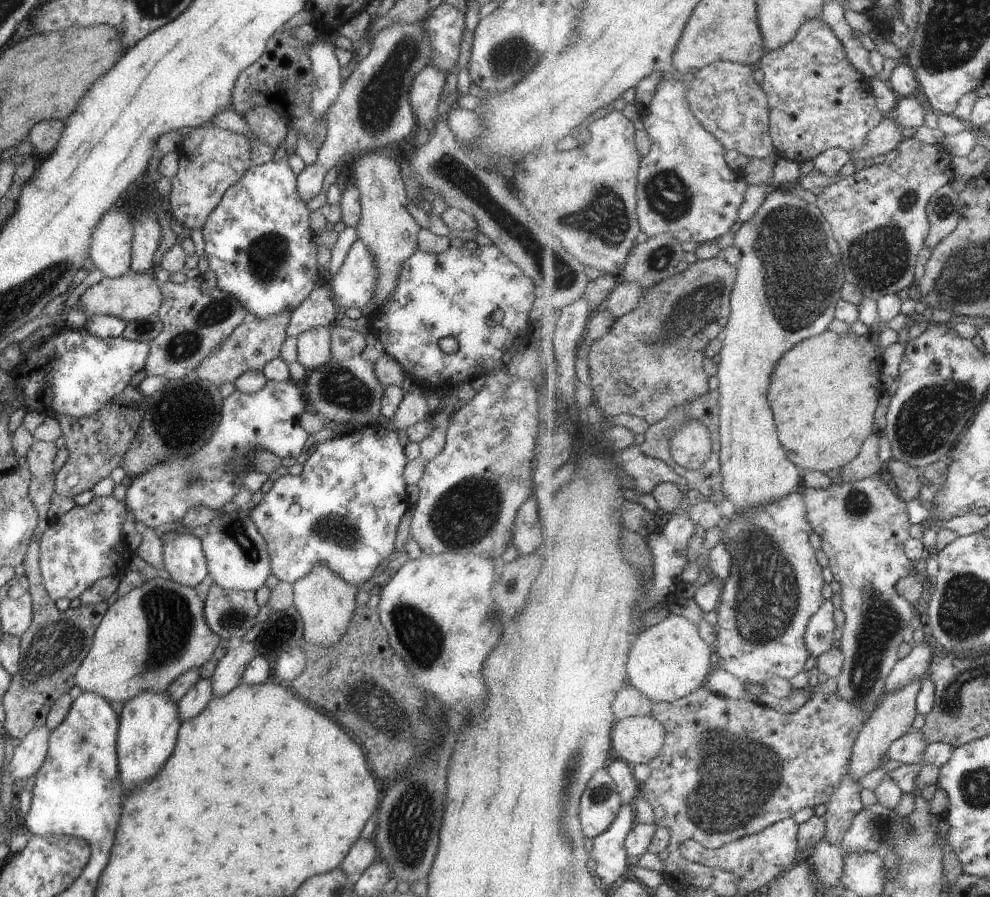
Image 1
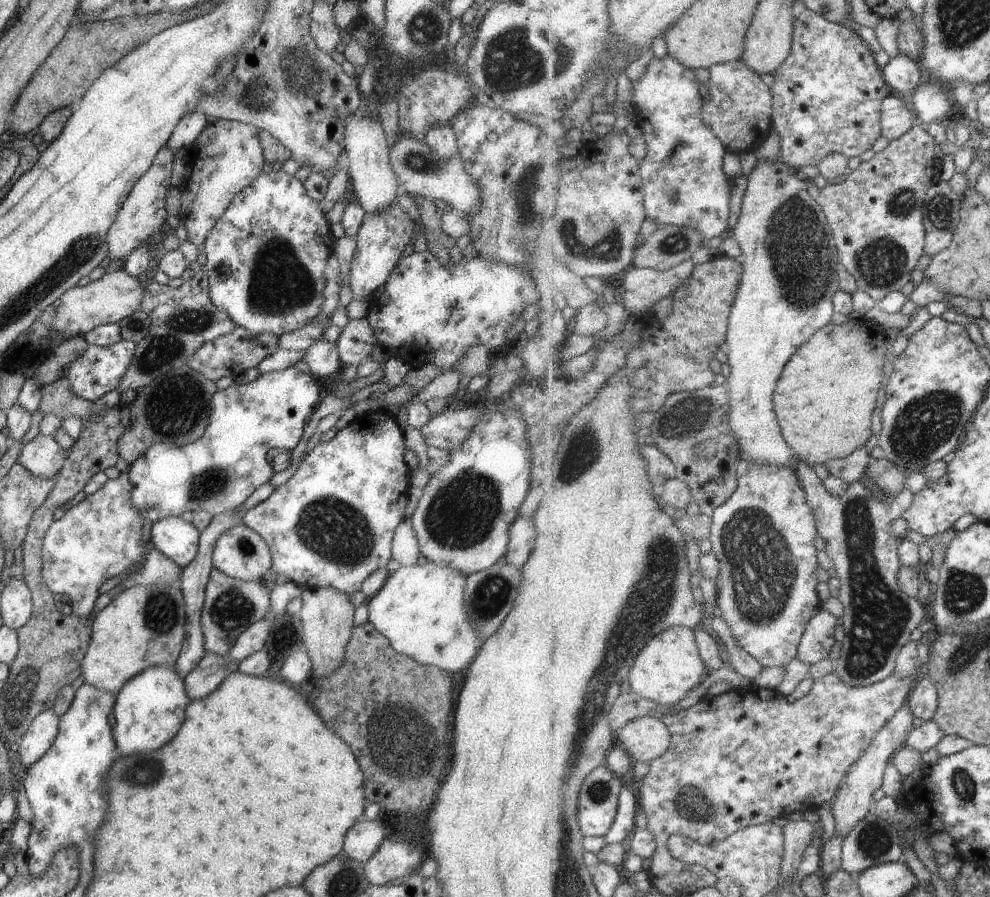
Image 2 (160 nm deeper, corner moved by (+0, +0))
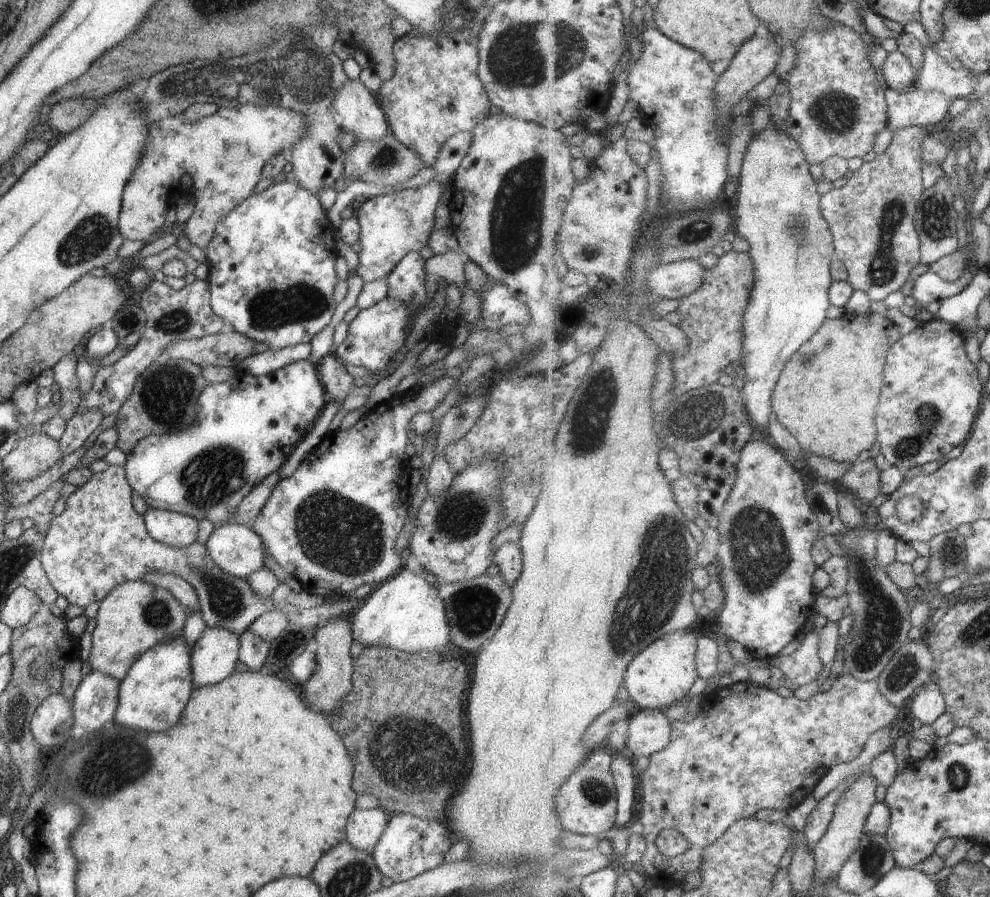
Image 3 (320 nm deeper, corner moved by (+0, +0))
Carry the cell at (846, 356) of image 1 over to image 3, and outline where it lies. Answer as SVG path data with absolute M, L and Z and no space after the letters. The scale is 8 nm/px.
M879 314L859 324L849 315L826 319L825 324L789 359L774 390L774 414L799 441L805 453L832 458L840 463L853 462L861 452L878 442L878 406L886 362L890 350L902 337L897 324Z

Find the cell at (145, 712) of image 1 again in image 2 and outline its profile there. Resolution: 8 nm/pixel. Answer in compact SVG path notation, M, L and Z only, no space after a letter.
M154 666L145 668L143 672L135 674L131 680L120 688L116 694L112 713L115 724L112 726L112 738L118 752L143 752L155 750L181 728L184 720L184 711L190 701L185 696L183 680L177 676L174 668L167 666Z

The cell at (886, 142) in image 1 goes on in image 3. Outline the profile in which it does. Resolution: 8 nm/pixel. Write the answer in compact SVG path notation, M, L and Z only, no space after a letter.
M889 88L886 92L888 102L889 128L939 127L951 118L949 116L950 100L938 90L926 91L909 88L897 92Z

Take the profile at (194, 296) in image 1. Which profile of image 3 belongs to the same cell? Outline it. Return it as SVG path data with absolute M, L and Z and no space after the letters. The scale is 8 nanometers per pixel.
M195 279L191 284L179 290L171 289L165 282L151 280L134 301L143 309L146 316L141 337L130 348L131 350L116 362L94 369L91 389L80 398L74 410L75 413L81 414L88 410L96 410L100 411L103 417L108 414L115 415L122 402L131 394L137 376L151 362L161 358L162 350L167 344L215 334L223 326L224 320L211 310L210 292L205 280Z

